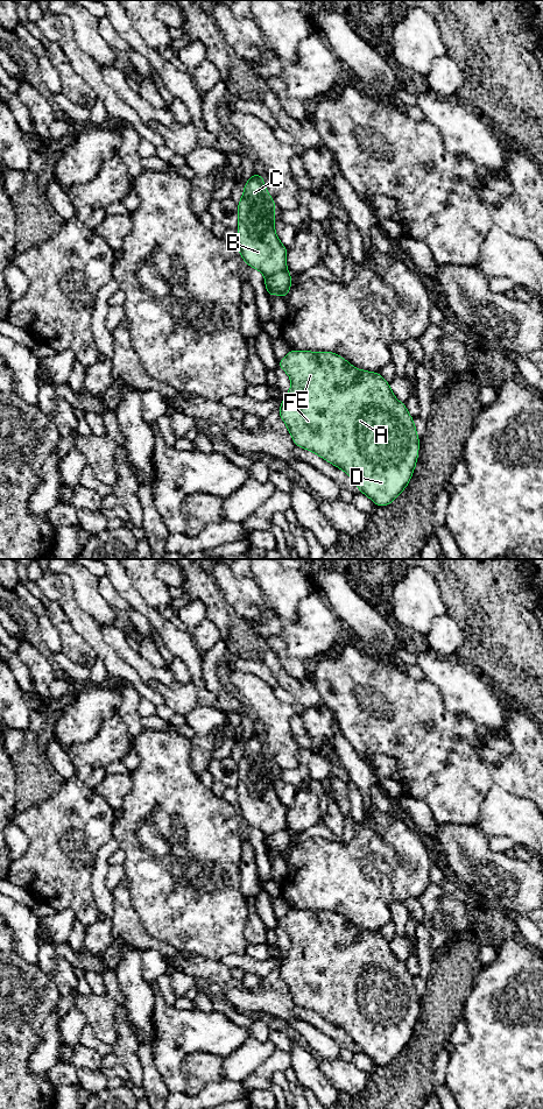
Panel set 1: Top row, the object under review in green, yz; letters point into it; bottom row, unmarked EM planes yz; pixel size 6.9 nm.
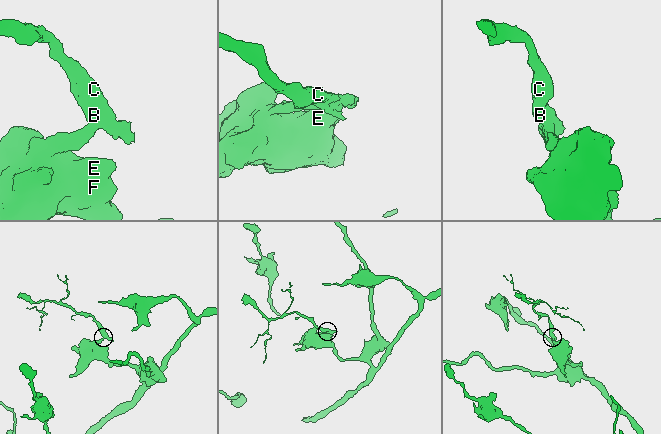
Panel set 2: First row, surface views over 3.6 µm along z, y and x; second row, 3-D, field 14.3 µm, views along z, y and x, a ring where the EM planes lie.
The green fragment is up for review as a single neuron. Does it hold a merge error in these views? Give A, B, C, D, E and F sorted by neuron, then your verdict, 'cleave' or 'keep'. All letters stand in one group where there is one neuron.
A D E F / B C | cleave

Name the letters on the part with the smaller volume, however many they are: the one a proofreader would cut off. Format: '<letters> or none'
B, C

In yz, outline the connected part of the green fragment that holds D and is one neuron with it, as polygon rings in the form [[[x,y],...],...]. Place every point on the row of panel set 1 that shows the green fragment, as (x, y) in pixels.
[[[291,349],[277,366],[290,376],[291,381],[290,390],[278,408],[278,415],[285,423],[294,444],[343,469],[358,486],[359,492],[378,507],[390,504],[412,476],[418,458],[419,437],[414,418],[408,414],[406,404],[396,400],[389,382],[379,372],[358,369],[333,352]]]

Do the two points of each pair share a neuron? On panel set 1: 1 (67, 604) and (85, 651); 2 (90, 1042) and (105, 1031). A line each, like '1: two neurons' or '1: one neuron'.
1: two neurons
2: two neurons

